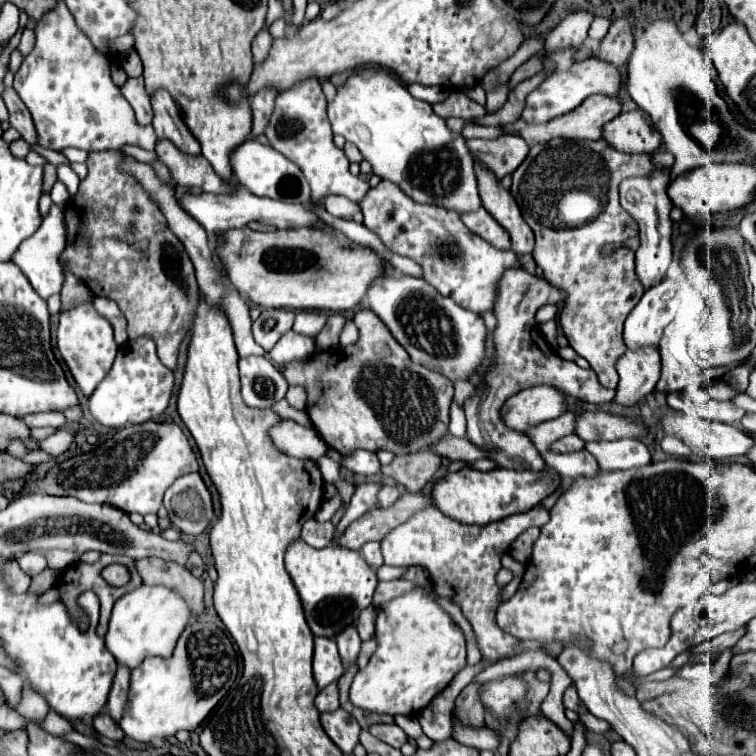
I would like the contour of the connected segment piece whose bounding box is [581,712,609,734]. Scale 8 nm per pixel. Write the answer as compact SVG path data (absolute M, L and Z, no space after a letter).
M583 714L581 716L581 722L587 726L587 730L591 730L591 732L597 732L597 734L603 734L603 732L607 732L609 730L609 724L605 722L605 720L599 720L599 718L595 718L593 714Z

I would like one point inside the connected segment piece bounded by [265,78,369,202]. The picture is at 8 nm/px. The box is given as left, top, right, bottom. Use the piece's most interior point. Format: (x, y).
(298, 128)

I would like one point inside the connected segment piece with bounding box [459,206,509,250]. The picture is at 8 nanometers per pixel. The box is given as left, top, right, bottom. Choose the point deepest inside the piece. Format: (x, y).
(480, 222)

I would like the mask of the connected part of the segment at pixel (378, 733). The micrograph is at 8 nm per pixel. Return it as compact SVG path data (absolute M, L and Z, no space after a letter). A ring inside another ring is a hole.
M373 724L369 726L369 732L393 748L401 748L407 742L405 732L397 724Z

